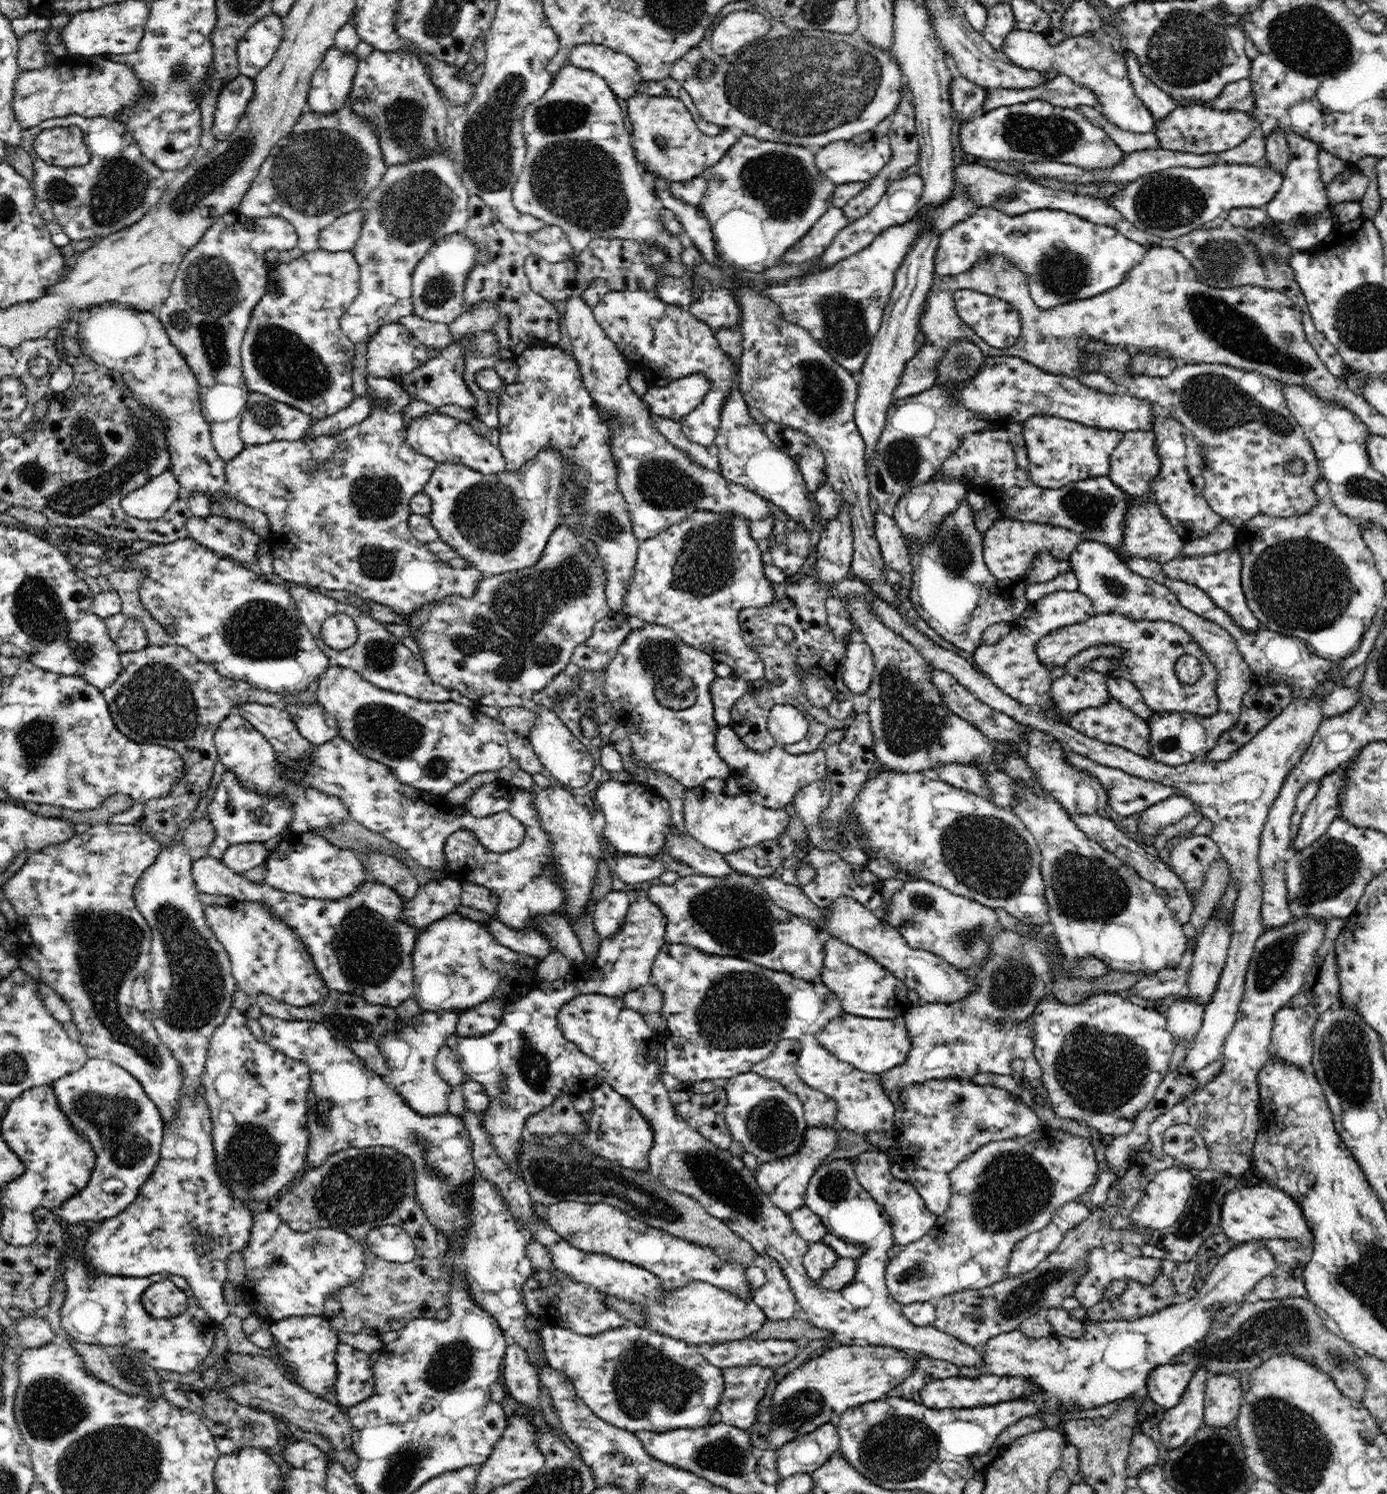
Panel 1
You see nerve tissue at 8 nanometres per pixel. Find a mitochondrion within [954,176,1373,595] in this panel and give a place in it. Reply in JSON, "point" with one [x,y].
{"point":[1226,325]}

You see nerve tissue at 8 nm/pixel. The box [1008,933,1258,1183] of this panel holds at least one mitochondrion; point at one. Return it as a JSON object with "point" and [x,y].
{"point":[1100,1072]}

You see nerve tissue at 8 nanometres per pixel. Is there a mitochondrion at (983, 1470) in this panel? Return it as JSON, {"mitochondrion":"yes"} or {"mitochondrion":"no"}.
{"mitochondrion":"no"}

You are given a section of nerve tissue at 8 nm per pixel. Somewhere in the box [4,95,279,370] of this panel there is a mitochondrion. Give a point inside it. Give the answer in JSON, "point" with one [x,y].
{"point":[121,187]}

